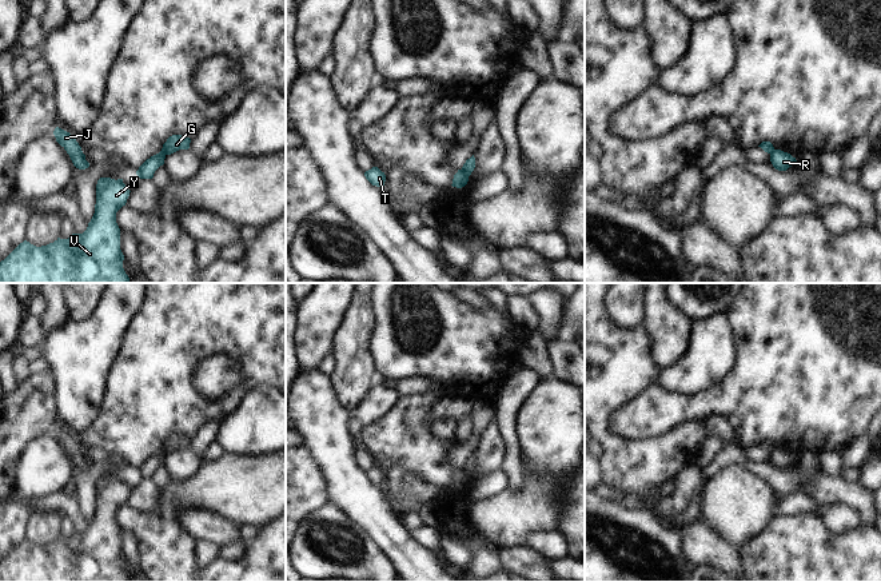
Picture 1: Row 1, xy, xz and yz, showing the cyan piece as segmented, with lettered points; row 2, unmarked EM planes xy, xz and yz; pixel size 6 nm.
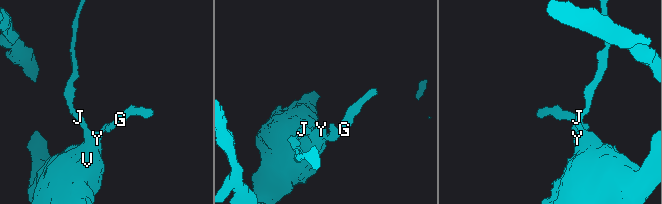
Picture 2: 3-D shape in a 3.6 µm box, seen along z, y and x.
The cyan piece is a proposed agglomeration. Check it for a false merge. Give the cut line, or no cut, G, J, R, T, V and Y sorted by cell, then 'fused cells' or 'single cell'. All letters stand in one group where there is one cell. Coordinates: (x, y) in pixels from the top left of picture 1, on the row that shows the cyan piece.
cut in xz along (461, 170), (467, 176); G / J R T V Y; fused cells

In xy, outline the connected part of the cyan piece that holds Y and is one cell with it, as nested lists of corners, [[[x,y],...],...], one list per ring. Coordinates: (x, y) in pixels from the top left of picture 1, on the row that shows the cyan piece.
[[[100,178],[95,214],[87,230],[41,247],[24,240],[0,262],[0,283],[129,283],[123,268],[124,255],[116,223],[116,212],[125,206],[129,192],[123,179]]]

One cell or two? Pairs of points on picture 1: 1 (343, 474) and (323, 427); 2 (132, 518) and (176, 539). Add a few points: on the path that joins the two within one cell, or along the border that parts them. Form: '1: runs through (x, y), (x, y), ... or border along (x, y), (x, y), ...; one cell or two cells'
1: runs through (337, 462), (327, 439); one cell
2: runs through (143, 526), (159, 539), (166, 539); one cell

